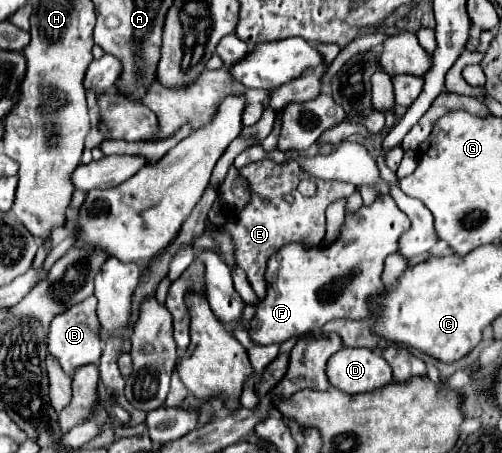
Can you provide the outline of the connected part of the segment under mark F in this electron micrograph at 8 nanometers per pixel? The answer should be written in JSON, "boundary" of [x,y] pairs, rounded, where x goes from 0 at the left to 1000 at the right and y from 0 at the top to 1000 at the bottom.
{"boundary":[[[751,433],[743,450],[691,472],[675,521],[651,543],[608,543],[580,534],[544,561],[532,578],[532,653],[512,658],[488,600],[464,596],[468,640],[488,671],[508,675],[496,742],[508,759],[560,759],[584,742],[639,737],[643,715],[675,702],[727,706],[743,698],[735,658],[767,649],[759,627],[763,574],[795,556],[795,525],[815,508],[815,481],[791,459],[779,433]]]}

